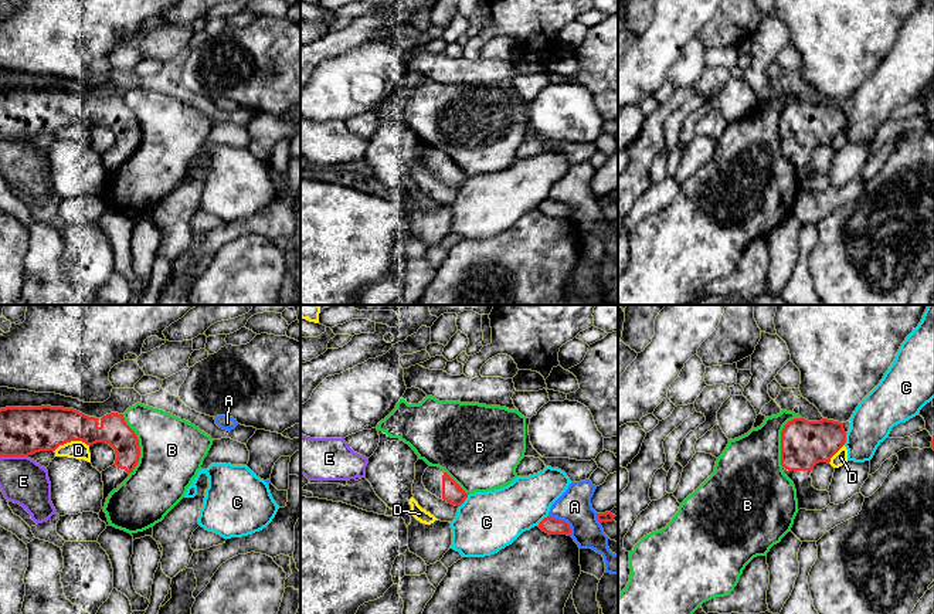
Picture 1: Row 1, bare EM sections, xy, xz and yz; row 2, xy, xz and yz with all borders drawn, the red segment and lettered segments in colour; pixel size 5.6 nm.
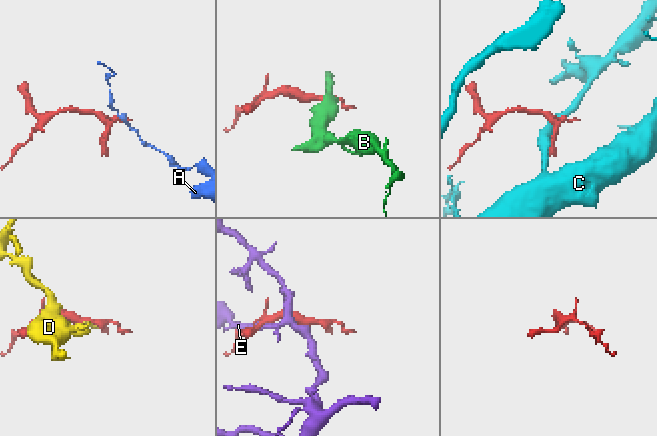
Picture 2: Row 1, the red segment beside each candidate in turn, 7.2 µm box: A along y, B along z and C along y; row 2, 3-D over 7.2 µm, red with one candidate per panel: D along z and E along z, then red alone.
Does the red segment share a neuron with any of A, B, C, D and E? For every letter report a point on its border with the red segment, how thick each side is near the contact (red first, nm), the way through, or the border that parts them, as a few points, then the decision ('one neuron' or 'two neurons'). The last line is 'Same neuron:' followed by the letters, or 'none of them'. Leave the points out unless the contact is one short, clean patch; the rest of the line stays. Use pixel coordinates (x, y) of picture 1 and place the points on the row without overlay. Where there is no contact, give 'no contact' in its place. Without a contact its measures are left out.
A: contact xz (563, 203); calibres 100 and 190 nm; two neurons
B: contact xy (138, 126); calibres 160 and 360 nm; two neurons
C: contact xz (464, 183); calibres 110 and 360 nm; two neurons
D: contact xy (71, 122); calibres 260 and 100 nm; two neurons
E: contact xy (14, 138); calibres 280 and 260 nm; two neurons
Same neuron: none of them

